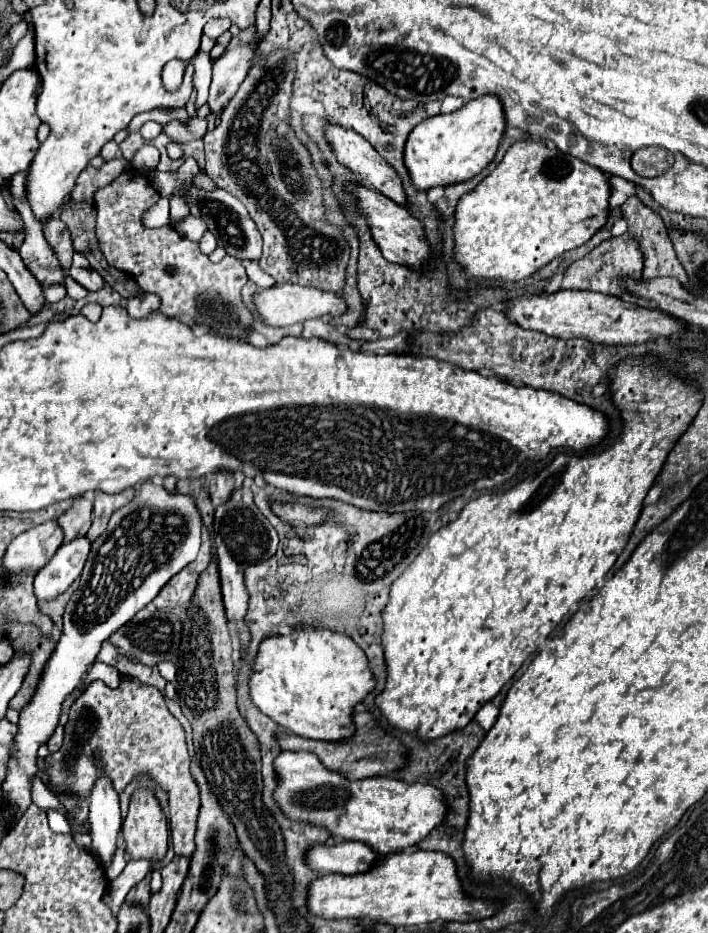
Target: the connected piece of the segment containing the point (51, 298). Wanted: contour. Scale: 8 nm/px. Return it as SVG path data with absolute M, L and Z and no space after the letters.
M51 285L49 287L42 287L43 294L48 303L57 303L63 299L67 292L64 285Z

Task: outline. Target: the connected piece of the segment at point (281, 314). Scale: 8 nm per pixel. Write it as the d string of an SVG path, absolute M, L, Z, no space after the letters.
M289 283L259 291L253 297L253 303L255 303L261 319L267 325L275 325L275 327L287 327L293 323L303 323L303 321L315 319L315 317L339 317L347 311L347 305L339 293L321 291L321 289L313 289L313 287L301 287L301 285L289 285Z

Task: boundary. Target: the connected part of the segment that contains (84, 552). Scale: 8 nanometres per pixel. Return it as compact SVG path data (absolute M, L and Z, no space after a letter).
M77 537L75 541L63 543L55 557L37 573L35 577L35 597L53 599L63 593L83 571L91 543L87 537Z

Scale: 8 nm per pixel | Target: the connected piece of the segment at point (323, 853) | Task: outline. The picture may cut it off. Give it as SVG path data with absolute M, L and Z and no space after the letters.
M345 841L333 847L315 845L307 853L309 867L319 873L341 873L341 875L367 873L367 869L371 869L377 861L379 853L375 853L369 845L355 841Z

